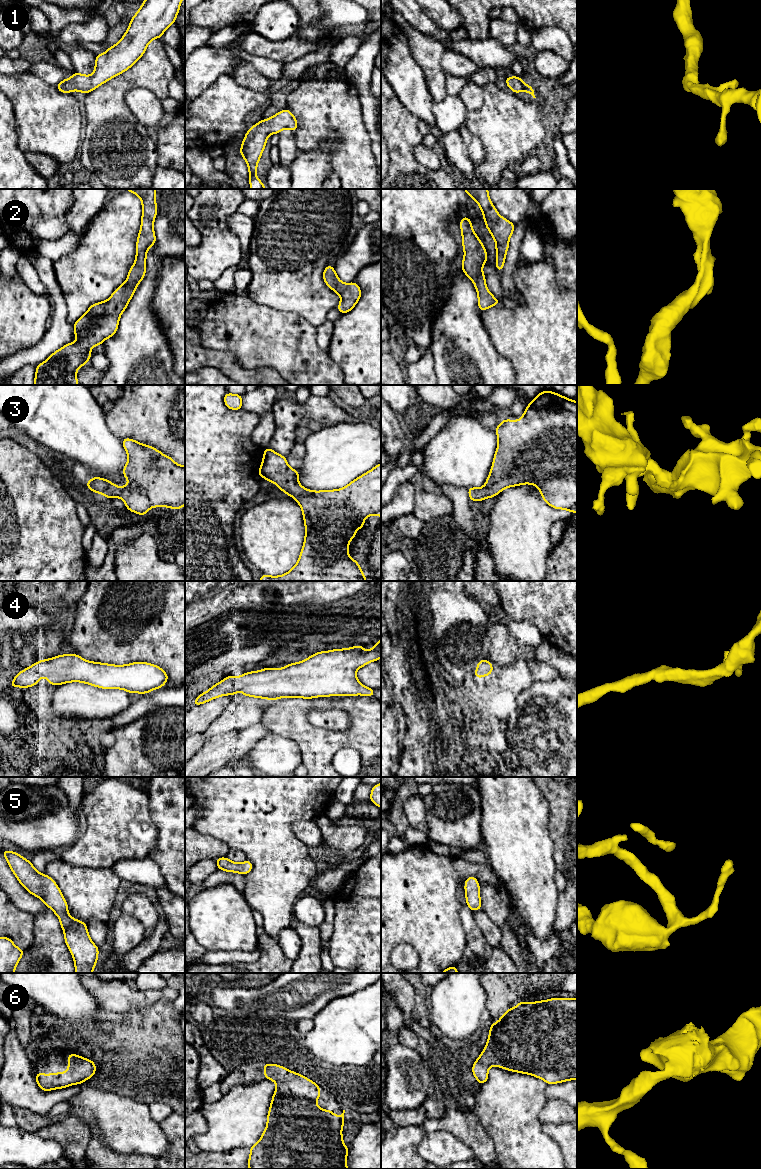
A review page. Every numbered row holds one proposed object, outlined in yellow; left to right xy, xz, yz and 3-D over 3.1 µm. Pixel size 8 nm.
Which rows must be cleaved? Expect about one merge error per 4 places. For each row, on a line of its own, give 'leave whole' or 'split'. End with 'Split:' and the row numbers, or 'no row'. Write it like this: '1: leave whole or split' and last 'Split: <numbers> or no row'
1: leave whole
2: leave whole
3: leave whole
4: leave whole
5: leave whole
6: leave whole
Split: no row

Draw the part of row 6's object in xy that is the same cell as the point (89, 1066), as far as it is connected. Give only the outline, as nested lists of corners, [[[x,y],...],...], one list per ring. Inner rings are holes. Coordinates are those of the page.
[[[69,1053],[68,1071],[53,1074],[36,1073],[36,1082],[43,1091],[65,1088],[74,1084],[81,1084],[88,1078],[92,1078],[96,1072],[93,1061]]]

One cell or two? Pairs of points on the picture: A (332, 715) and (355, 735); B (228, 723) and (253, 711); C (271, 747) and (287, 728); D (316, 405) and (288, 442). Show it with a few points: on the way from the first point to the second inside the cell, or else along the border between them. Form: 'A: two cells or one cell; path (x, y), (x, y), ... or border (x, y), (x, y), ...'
A: two cells; border (349, 715), (349, 725), (343, 730), (323, 727)
B: one cell; path (234, 718), (247, 711)
C: two cells; border (269, 731), (292, 739), (301, 748)
D: one cell; path (305, 410), (288, 425), (288, 431)

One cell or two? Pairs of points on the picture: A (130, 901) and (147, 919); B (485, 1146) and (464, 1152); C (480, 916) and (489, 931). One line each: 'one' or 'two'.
A: one
B: two
C: one

